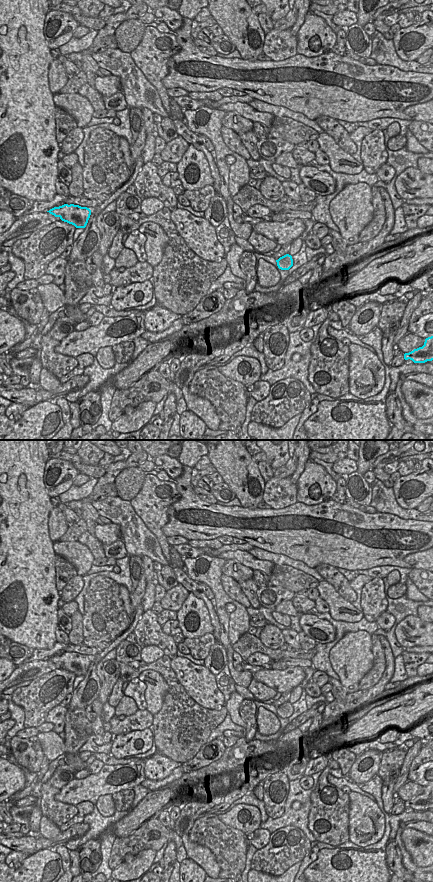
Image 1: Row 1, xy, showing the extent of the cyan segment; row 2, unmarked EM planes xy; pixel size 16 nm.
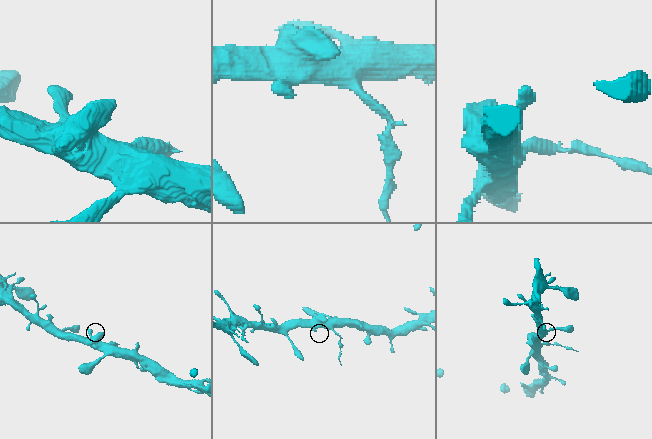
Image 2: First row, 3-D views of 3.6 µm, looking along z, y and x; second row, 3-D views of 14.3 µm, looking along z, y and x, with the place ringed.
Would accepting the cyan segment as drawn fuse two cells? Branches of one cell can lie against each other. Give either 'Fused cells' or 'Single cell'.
Single cell.

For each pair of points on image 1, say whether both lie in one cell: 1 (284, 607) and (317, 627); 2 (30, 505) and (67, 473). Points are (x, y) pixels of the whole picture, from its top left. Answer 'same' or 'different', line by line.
1: same
2: different

